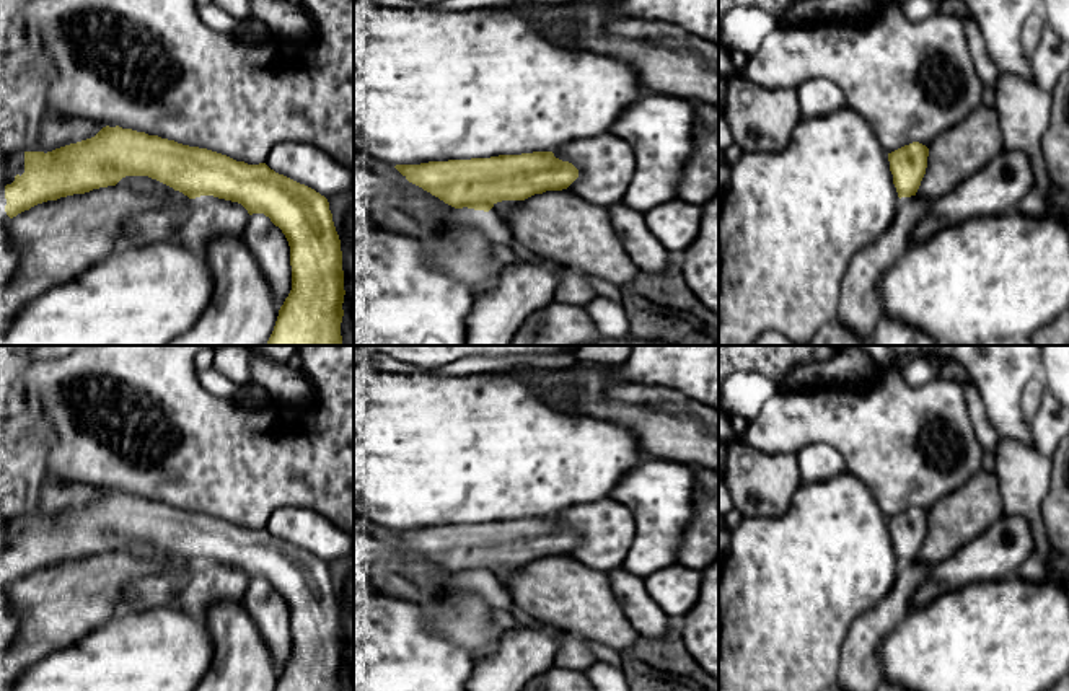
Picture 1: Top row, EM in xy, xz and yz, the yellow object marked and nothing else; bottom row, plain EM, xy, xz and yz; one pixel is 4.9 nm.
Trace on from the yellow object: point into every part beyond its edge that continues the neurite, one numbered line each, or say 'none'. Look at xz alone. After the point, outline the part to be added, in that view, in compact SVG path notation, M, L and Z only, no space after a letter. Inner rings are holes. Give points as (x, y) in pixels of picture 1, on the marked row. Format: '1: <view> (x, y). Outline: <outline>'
1: xz (607, 163). Outline: M611 132L564 143L552 153L578 169L578 178L567 189L598 205L621 202L636 173L631 145Z

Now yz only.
1: yz (911, 80). Outline: M885 0L878 2L869 18L852 24L825 21L792 26L779 21L737 75L769 90L797 90L803 81L818 77L834 81L842 90L847 108L870 124L886 153L913 142L929 147L937 135L968 117L983 103L984 93L984 83L978 75L958 18L937 15L922 21L909 21L900 3Z

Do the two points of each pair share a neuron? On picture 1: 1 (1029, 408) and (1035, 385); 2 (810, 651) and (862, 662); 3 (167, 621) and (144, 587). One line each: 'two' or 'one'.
1: one
2: two
3: two

